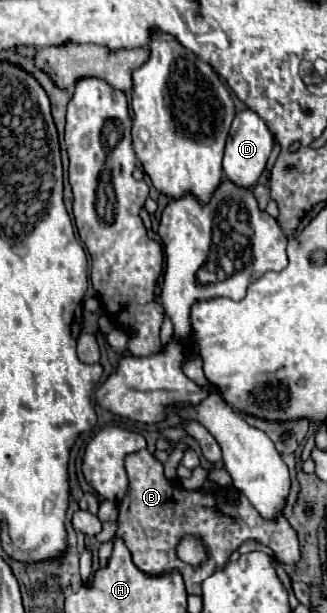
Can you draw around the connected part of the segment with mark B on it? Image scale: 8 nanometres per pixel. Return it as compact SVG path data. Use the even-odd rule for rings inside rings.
M146 449L126 457L126 473L128 491L126 497L118 503L120 515L114 537L126 543L132 553L134 565L146 575L164 575L170 571L180 571L186 581L188 593L200 595L202 581L210 577L216 569L224 567L228 557L248 539L268 545L276 553L278 561L284 565L300 561L298 535L282 513L278 513L274 519L264 519L242 493L238 493L238 501L232 503L228 497L222 495L222 491L206 493L204 489L186 491L182 487L176 487L164 477L162 463L156 461ZM182 529L196 529L208 547L210 559L200 567L186 565L176 557L176 545L182 539Z

